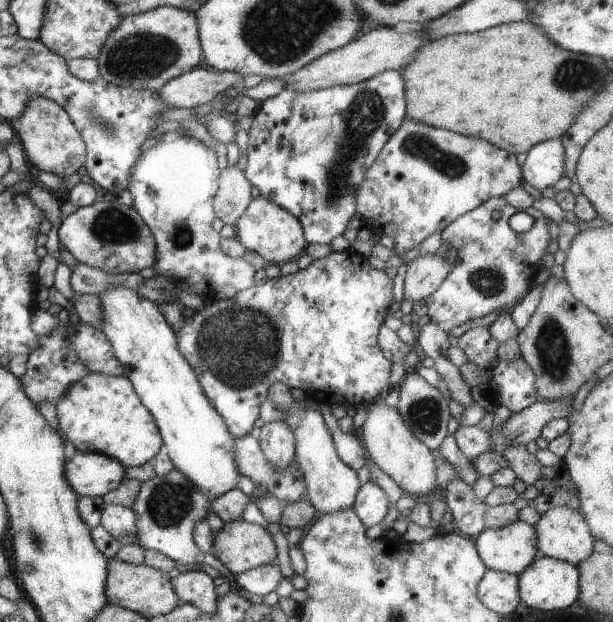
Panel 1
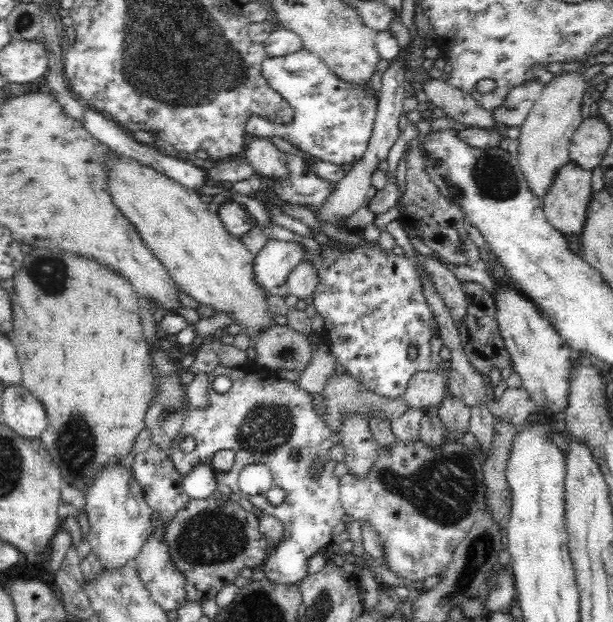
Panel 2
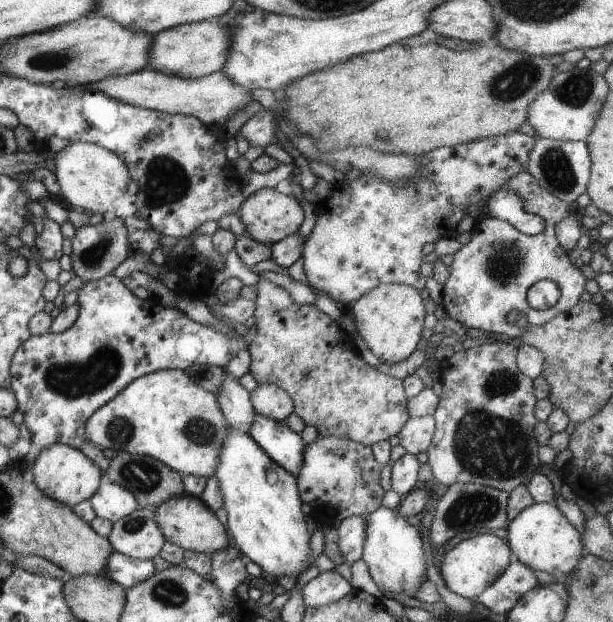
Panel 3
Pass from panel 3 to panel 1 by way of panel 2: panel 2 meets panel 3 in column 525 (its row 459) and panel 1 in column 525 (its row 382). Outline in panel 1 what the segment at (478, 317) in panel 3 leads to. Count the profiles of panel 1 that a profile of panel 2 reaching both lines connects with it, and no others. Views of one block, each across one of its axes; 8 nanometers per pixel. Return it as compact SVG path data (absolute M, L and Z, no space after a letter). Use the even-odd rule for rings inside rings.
M502 195L489 198L443 228L444 237L457 243L456 249L461 260L451 268L437 290L425 298L425 305L431 322L445 333L467 320L481 318L494 310L511 312L511 306L517 305L528 292L529 281L542 268L541 258L545 254L550 236L545 216L532 207L526 211L533 219L531 228L519 234L513 232L508 220L517 212L505 202ZM495 210L500 212L499 218L493 218Z

